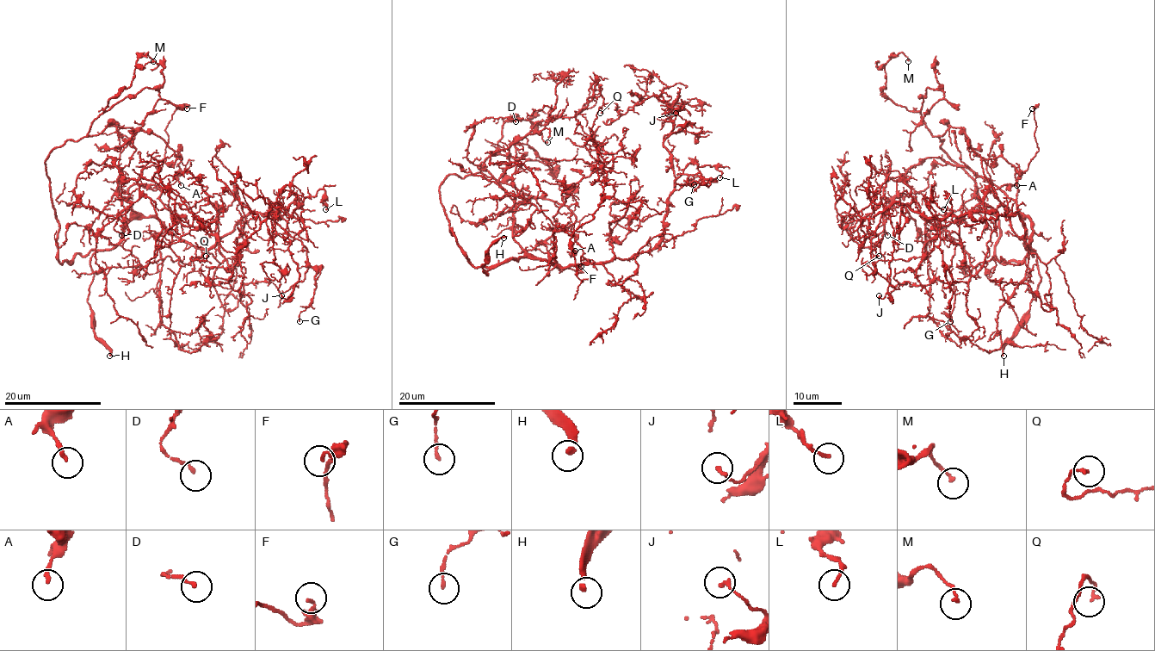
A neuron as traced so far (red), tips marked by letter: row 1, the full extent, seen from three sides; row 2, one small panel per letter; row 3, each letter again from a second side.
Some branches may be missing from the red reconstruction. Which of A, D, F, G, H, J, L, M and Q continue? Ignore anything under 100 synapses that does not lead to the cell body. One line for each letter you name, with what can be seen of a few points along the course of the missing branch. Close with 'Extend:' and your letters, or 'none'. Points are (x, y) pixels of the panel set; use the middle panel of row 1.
H: (503, 238), (497, 238), (497, 241), (503, 251), (497, 263), (497, 277), (509, 288), (513, 303)
Extend: H

